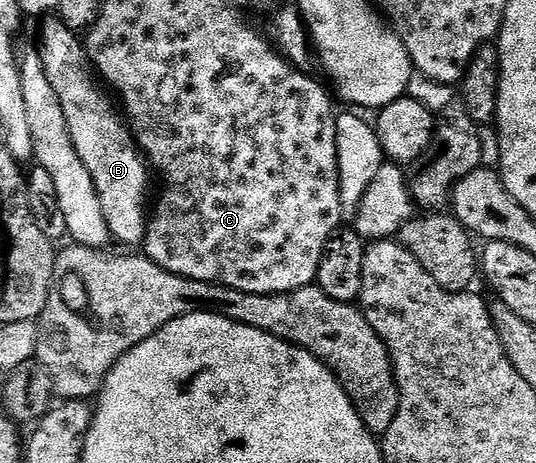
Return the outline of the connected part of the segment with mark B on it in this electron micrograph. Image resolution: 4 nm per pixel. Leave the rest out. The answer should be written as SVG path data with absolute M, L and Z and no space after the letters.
M47 18L42 23L43 41L38 41L37 47L45 78L49 78L54 92L57 93L57 102L61 102L61 110L65 110L65 122L73 138L73 146L85 170L89 170L93 178L93 186L99 195L107 227L111 229L112 237L116 241L142 245L147 234L149 216L149 165L140 152L135 137L131 135L131 129L125 123L120 109L116 105L115 109L111 105L112 97L99 89L100 81L93 71L84 41L58 18Z

